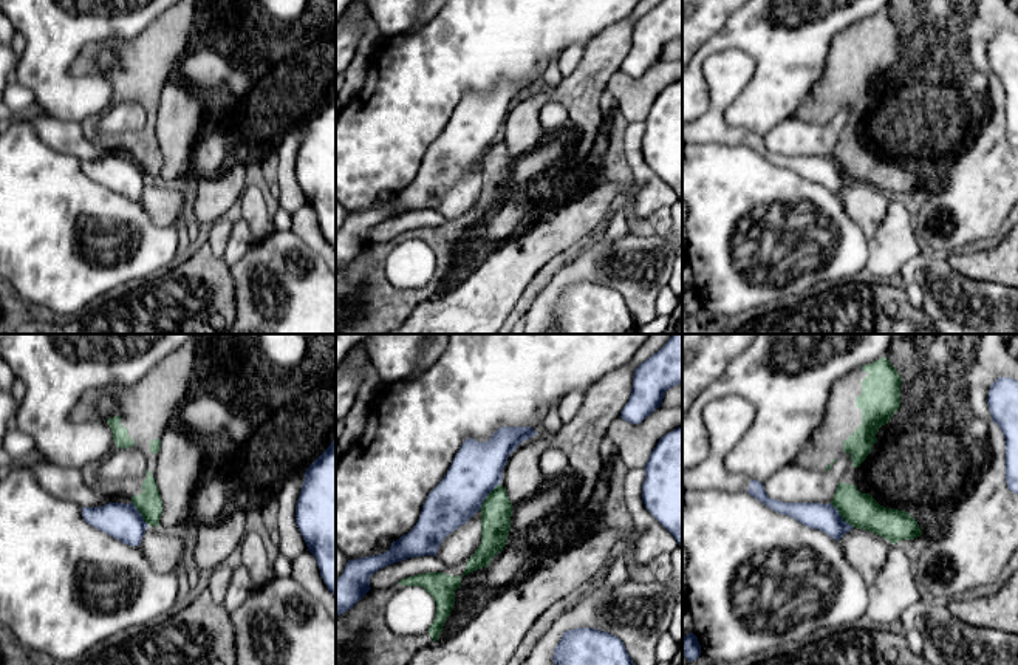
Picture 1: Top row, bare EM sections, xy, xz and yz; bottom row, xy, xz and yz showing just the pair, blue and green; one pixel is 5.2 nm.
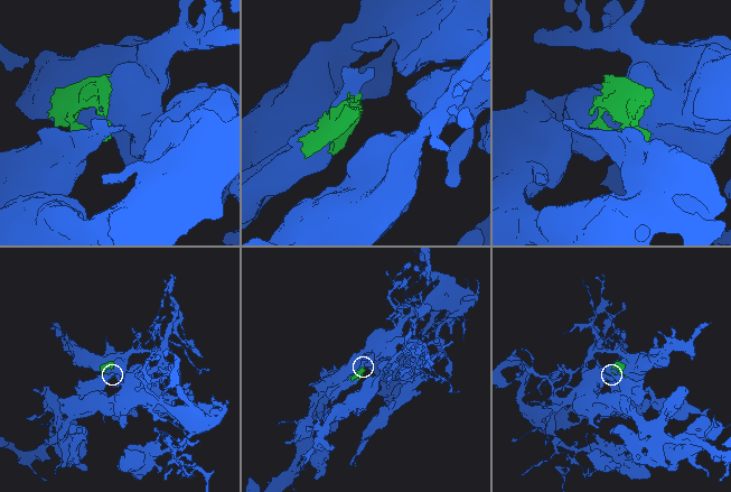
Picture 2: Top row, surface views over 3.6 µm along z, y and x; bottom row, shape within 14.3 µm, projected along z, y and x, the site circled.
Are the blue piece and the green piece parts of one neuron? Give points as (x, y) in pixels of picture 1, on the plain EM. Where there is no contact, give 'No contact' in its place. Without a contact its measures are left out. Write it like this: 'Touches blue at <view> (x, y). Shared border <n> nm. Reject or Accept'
Touches blue at xz (486, 149). Shared border 180 nm. Reject

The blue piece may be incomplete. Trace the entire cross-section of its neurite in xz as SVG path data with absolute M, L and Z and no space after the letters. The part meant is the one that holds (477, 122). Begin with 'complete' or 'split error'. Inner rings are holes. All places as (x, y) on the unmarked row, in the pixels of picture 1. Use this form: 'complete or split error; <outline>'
complete; M500 80L486 96L466 93L446 130L429 147L415 181L384 207L348 213L336 234L336 269L371 243L370 230L379 223L413 210L436 210L442 193L481 164L486 150L501 138L509 108L535 88L532 80Z

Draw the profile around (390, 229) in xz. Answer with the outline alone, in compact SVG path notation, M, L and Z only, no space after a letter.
M433 209L407 212L374 226L370 230L370 241L388 243L396 240L402 232L427 226L442 226L446 220L446 217Z

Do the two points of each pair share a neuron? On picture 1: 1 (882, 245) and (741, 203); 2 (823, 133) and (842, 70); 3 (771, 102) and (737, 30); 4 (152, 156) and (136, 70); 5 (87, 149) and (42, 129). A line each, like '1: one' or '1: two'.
1: two
2: two
3: one
4: one
5: one

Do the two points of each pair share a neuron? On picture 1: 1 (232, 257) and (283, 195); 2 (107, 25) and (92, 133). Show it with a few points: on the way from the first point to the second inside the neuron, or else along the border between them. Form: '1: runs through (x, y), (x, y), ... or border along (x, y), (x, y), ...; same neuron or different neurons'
1: border along (259, 242), (234, 263), (228, 263); different neurons
2: border along (98, 115), (87, 116), (79, 122); different neurons

